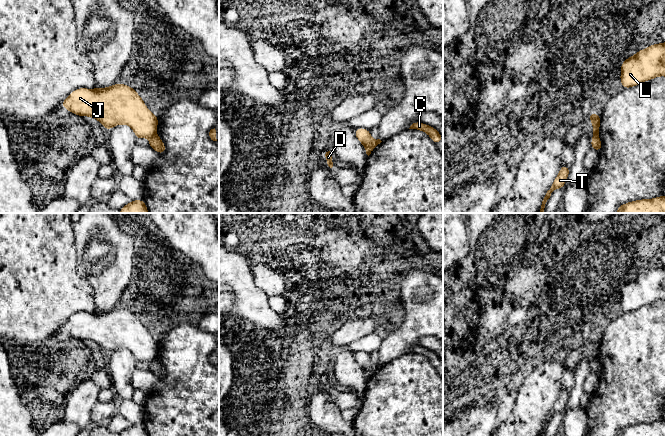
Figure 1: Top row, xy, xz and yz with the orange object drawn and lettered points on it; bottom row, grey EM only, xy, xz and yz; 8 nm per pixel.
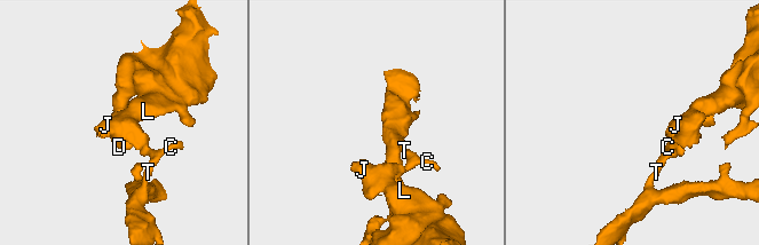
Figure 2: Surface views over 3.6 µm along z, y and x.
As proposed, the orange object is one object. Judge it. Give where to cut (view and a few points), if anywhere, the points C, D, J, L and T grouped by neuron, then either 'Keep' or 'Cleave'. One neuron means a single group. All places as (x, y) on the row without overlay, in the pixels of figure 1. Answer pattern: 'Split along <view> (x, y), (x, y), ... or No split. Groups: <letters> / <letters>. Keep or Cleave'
Split along xy (155, 357), (150, 361). Groups: C T / D J L. Cleave

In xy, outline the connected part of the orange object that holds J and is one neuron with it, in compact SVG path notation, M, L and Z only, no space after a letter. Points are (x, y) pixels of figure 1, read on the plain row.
M128 309L74 314L61 328L71 337L97 343L108 355L119 348L130 350L137 363L156 358L158 341L146 331L143 323Z

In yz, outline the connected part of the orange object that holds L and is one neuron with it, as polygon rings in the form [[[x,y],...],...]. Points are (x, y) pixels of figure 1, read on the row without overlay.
[[[665,266],[638,275],[621,288],[621,309],[634,311],[642,306],[665,300]]]

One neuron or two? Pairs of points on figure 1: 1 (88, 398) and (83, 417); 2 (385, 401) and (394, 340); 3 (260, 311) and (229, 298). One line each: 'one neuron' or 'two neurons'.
1: one neuron
2: two neurons
3: two neurons

